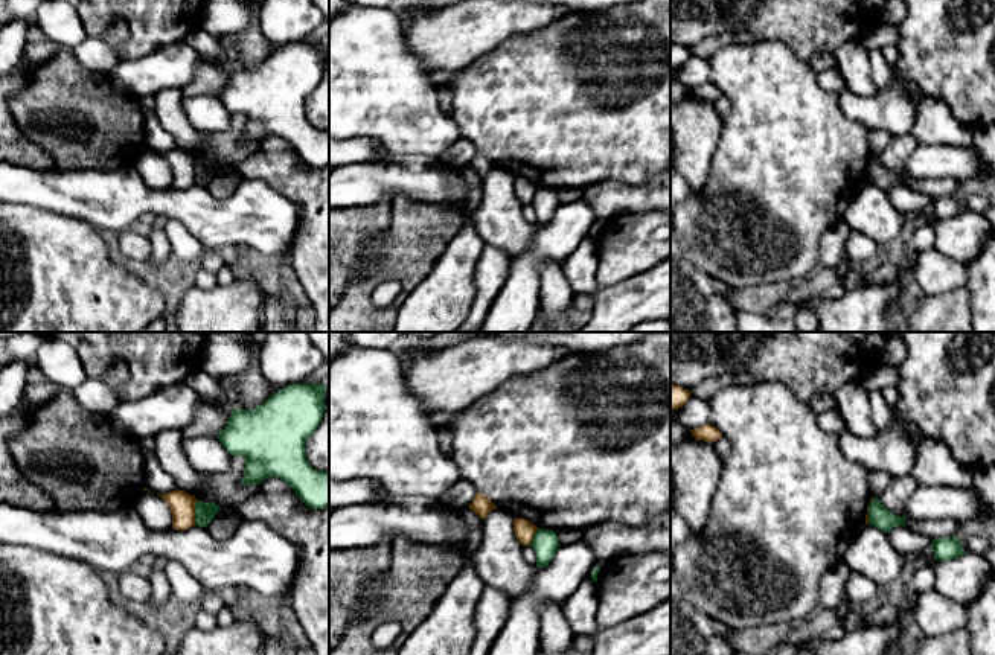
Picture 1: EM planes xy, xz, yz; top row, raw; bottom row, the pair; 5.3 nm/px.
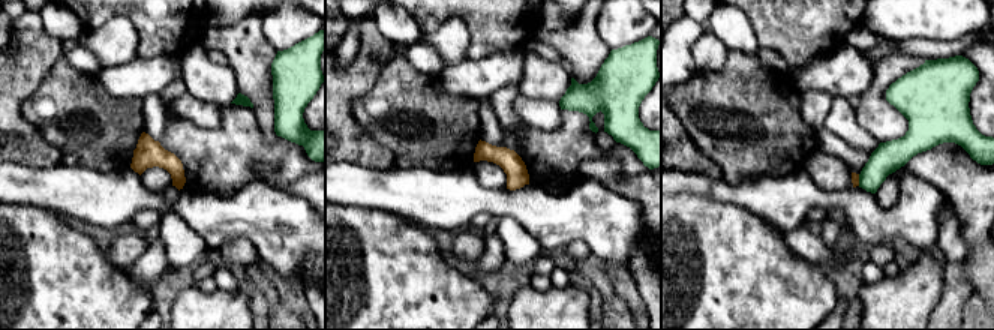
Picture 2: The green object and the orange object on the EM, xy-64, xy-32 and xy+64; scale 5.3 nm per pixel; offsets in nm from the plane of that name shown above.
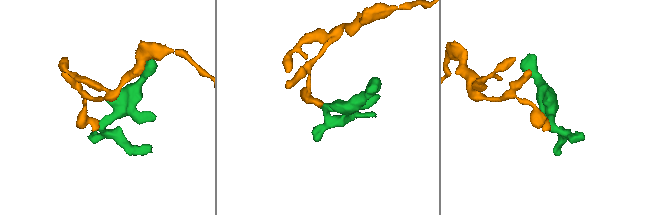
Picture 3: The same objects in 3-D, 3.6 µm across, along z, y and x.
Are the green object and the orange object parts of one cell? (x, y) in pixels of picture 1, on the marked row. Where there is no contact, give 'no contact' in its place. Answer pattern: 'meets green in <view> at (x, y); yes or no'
meets green in xy at (195, 512); no

